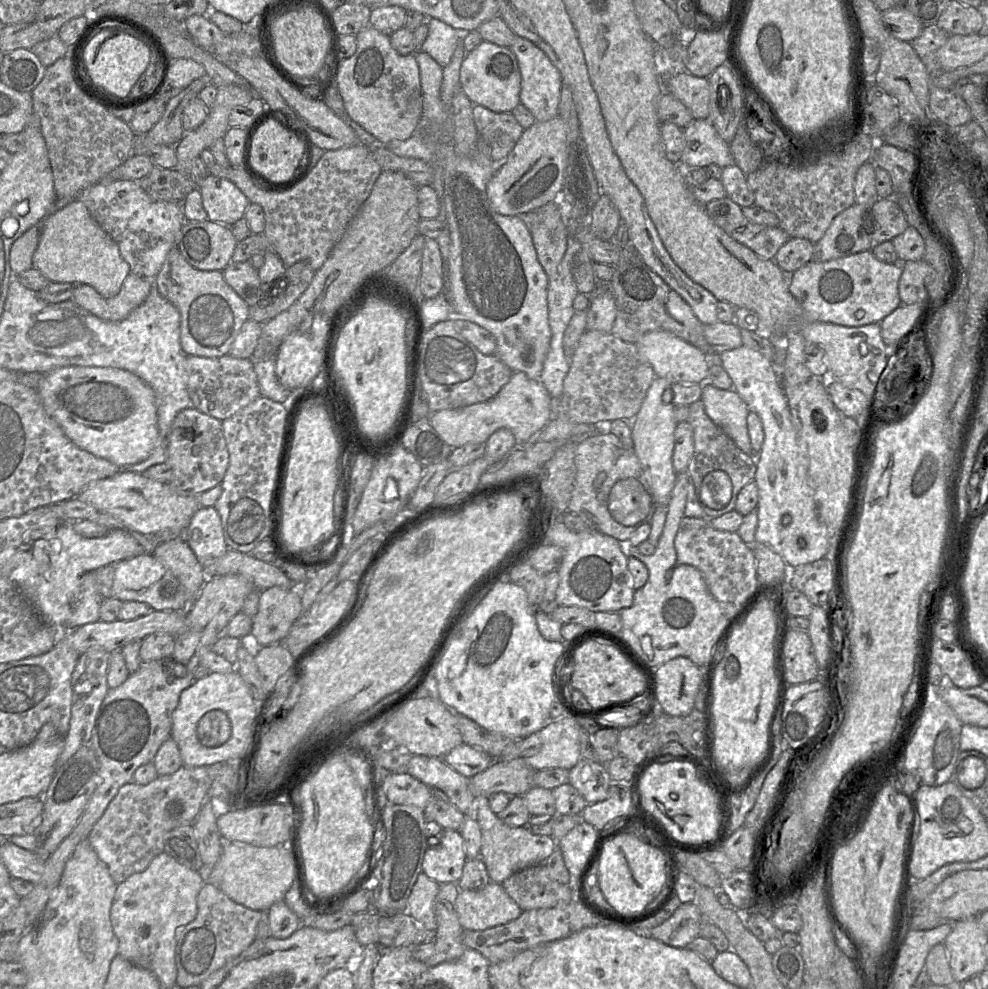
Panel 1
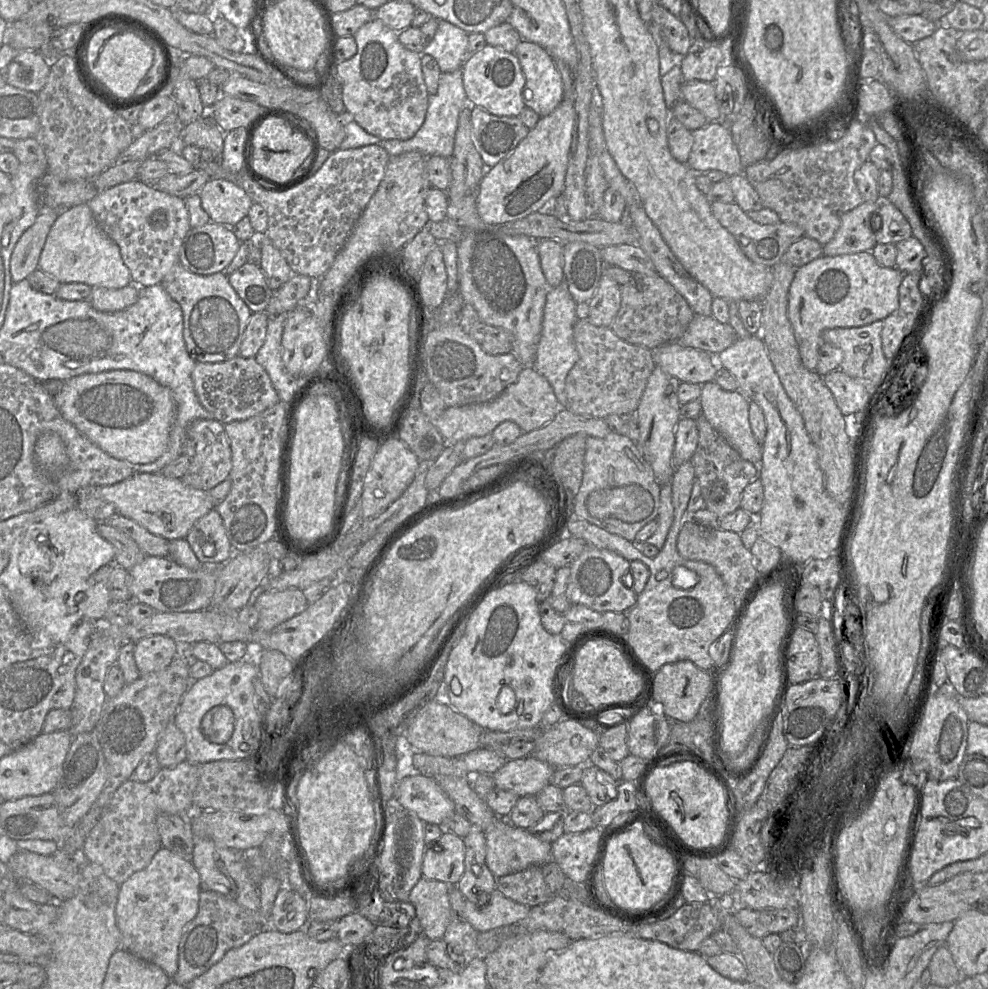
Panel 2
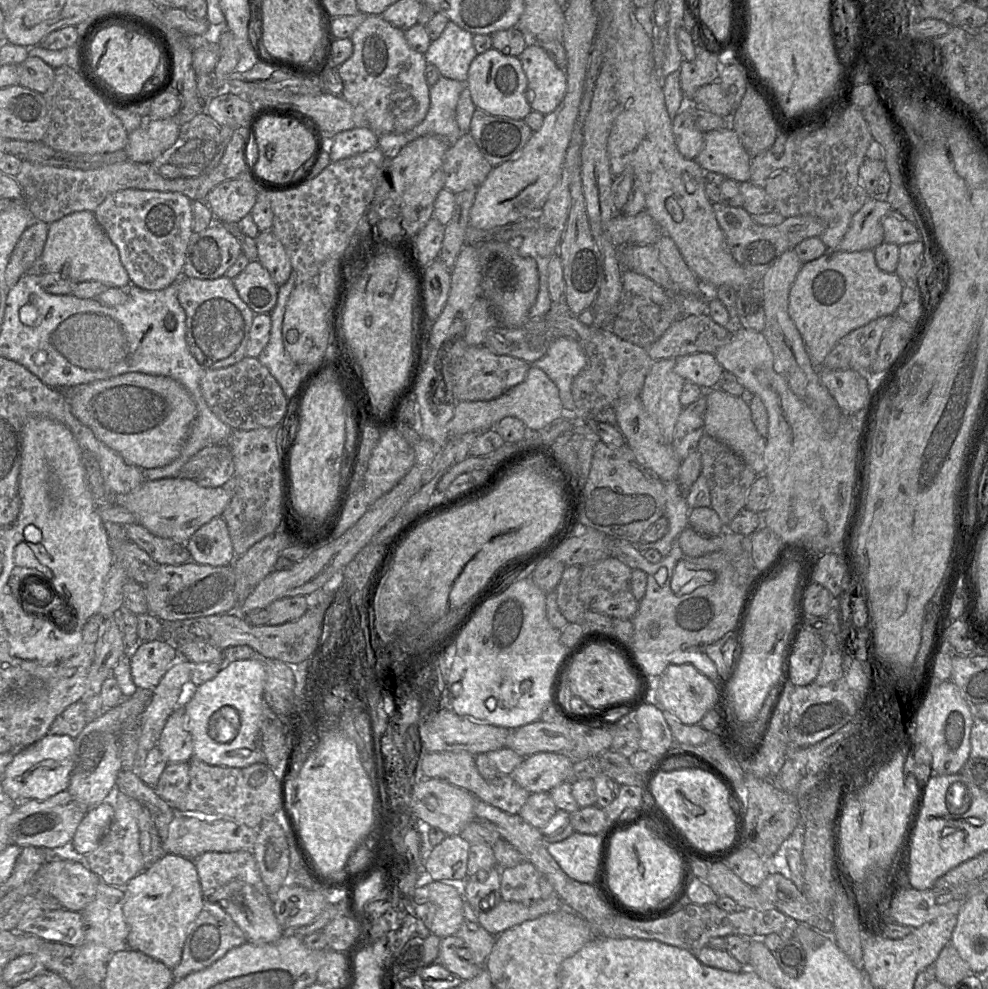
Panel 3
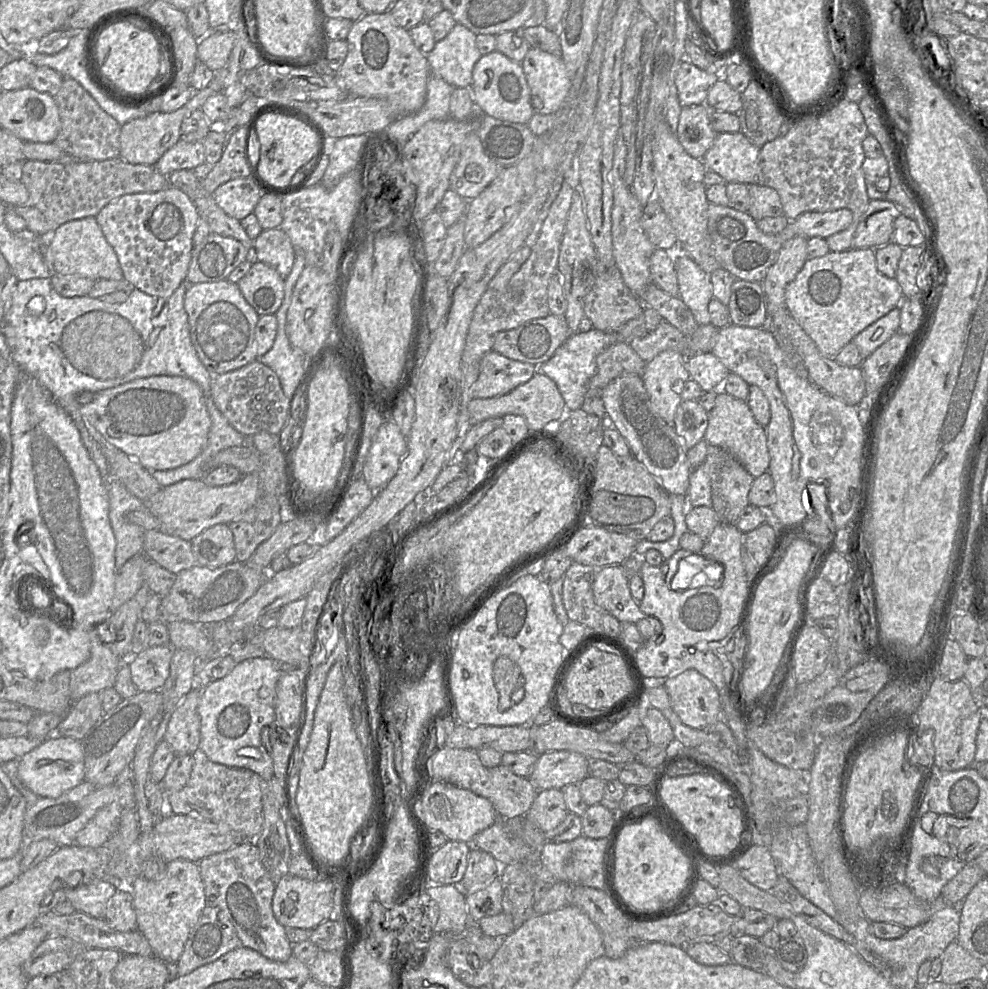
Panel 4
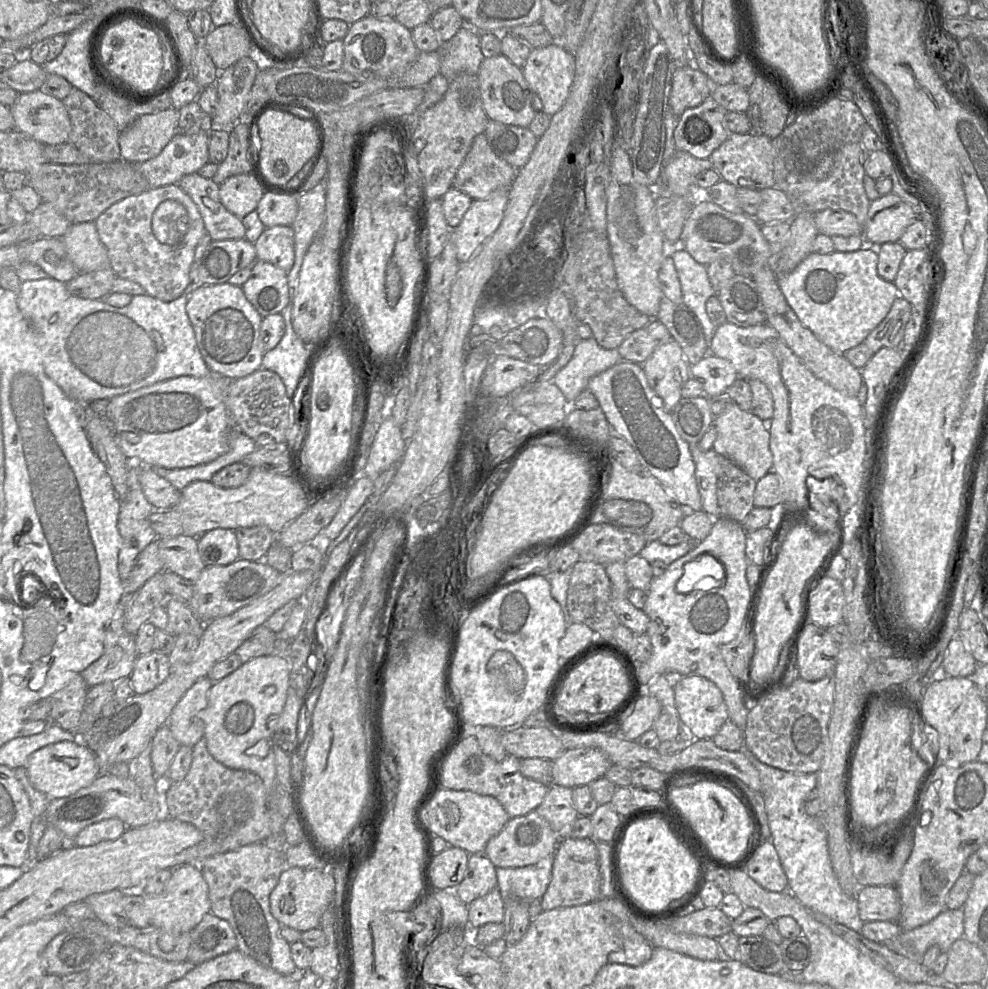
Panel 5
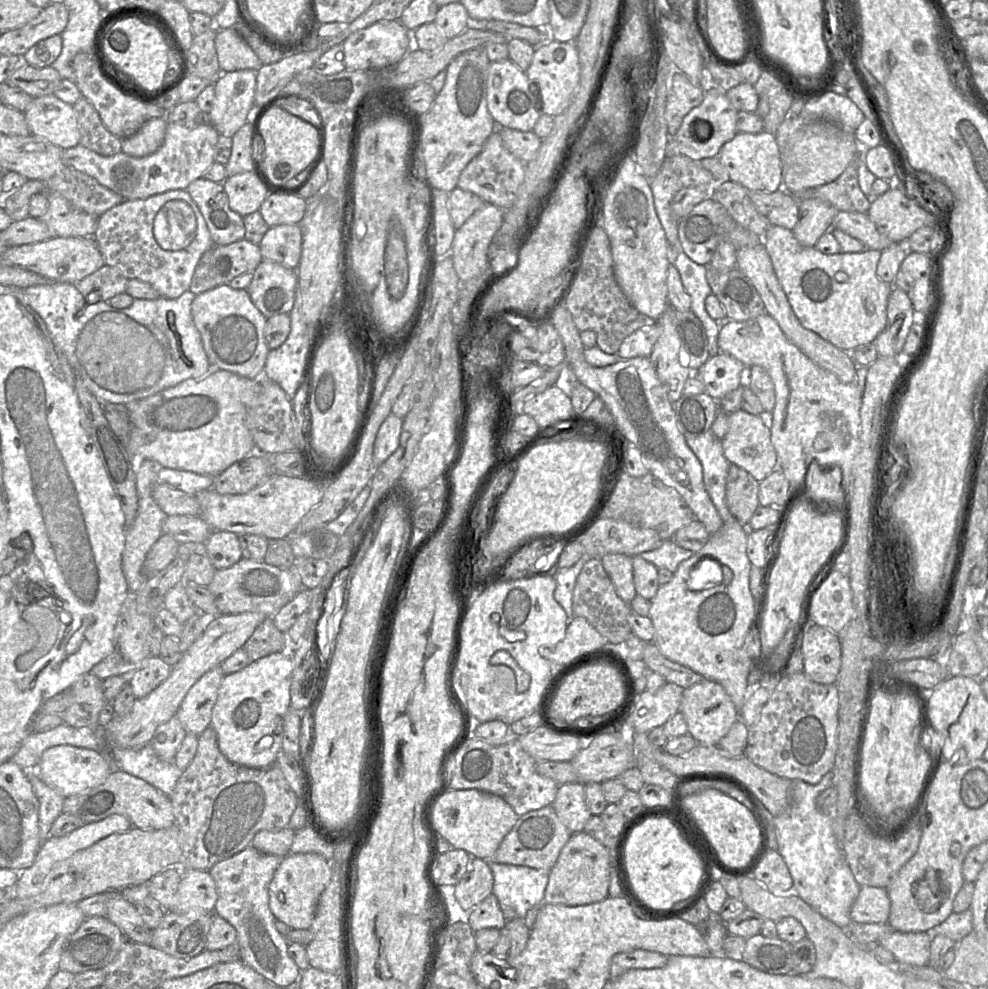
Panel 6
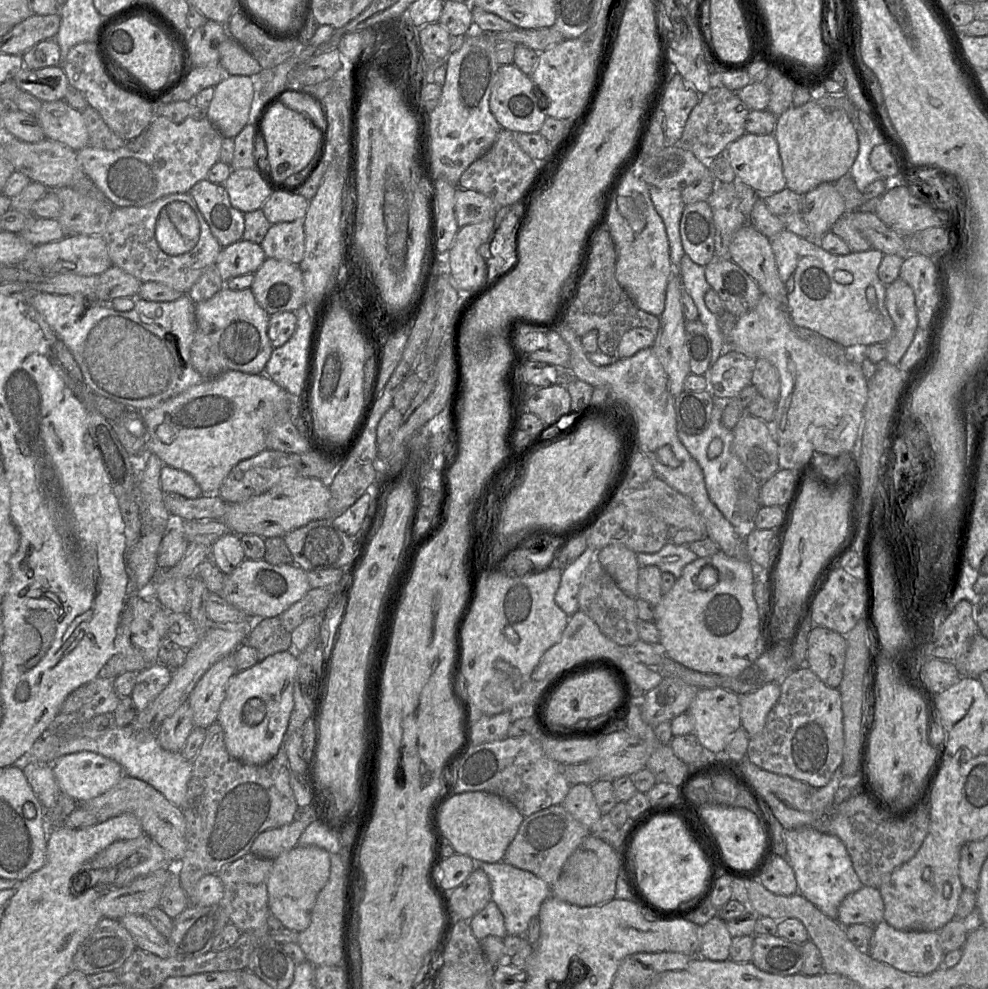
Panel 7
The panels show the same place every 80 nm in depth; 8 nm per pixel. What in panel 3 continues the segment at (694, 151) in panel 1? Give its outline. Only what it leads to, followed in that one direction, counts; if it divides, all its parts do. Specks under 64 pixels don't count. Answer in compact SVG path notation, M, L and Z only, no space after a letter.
M731 128L704 133L703 149L695 160L705 171L723 174L737 182L750 180L752 157Z

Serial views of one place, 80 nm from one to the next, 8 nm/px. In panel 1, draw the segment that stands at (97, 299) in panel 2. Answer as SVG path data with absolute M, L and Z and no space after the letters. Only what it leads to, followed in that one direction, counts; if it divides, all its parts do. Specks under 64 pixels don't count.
M130 272L114 297L105 298L92 286L75 285L70 301L100 319L117 322L125 319L145 301L153 285L153 280Z

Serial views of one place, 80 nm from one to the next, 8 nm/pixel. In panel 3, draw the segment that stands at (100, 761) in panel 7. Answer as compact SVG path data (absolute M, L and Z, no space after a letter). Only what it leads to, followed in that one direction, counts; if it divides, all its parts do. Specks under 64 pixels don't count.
M47 734L38 742L15 751L12 762L1 777L4 792L14 801L46 800L67 790L73 768L74 739L68 735Z

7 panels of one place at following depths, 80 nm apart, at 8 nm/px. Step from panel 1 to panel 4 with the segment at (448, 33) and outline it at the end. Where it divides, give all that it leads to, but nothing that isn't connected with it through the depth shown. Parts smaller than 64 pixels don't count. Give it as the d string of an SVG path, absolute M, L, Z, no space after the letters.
M456 23L449 34L436 42L433 50L426 55L430 71L433 75L445 80L454 88L472 85L472 72L481 54L476 46L476 34L462 24Z

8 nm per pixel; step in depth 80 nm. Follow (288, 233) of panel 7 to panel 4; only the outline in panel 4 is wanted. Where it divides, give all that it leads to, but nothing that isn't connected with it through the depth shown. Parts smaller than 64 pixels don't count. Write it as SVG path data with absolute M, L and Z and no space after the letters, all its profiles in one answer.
M281 228L263 230L253 241L251 258L271 266L285 279L292 270L295 249Z

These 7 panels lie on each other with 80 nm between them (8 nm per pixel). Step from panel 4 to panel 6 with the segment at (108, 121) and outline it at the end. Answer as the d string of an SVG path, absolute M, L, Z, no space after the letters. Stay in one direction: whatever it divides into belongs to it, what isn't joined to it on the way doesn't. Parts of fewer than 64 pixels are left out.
M82 96L72 107L77 115L79 145L102 156L113 156L122 152L121 139L107 130L89 100Z

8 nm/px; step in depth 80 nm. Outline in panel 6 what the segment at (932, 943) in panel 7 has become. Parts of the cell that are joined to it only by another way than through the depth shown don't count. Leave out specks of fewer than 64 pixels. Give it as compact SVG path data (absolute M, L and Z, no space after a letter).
M892 930L879 943L891 952L897 961L922 967L929 963L931 941L926 932Z

